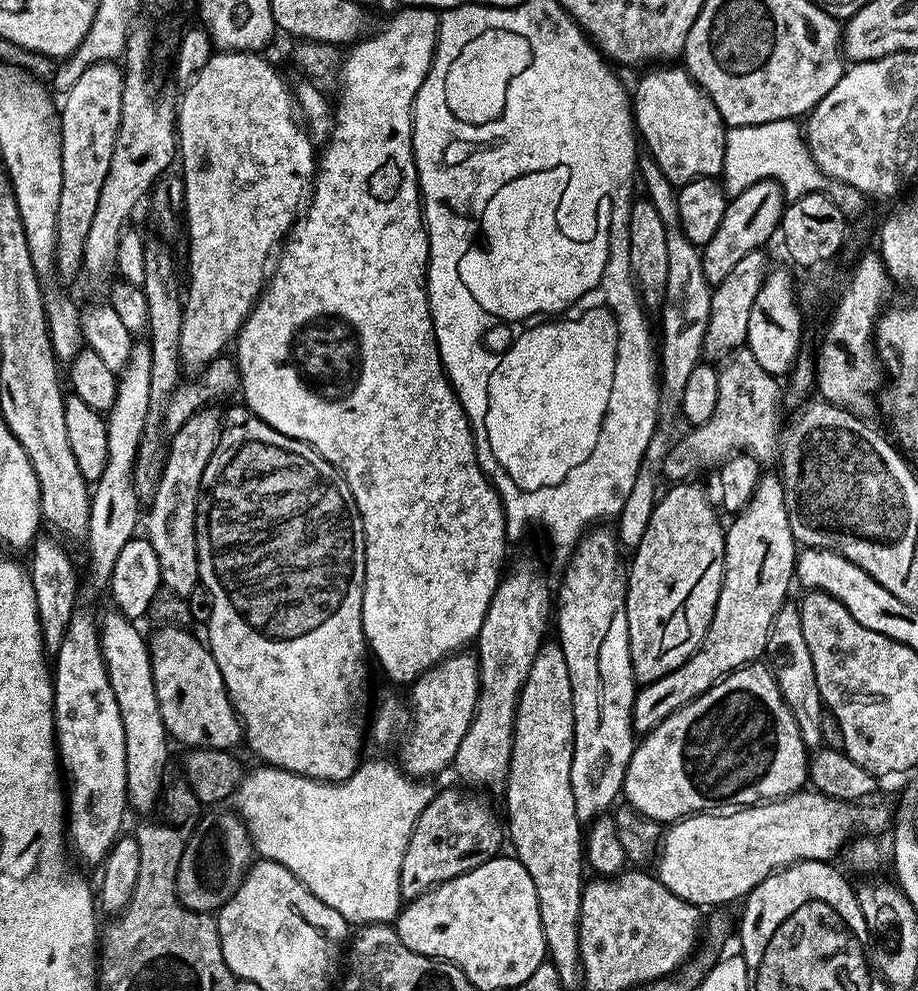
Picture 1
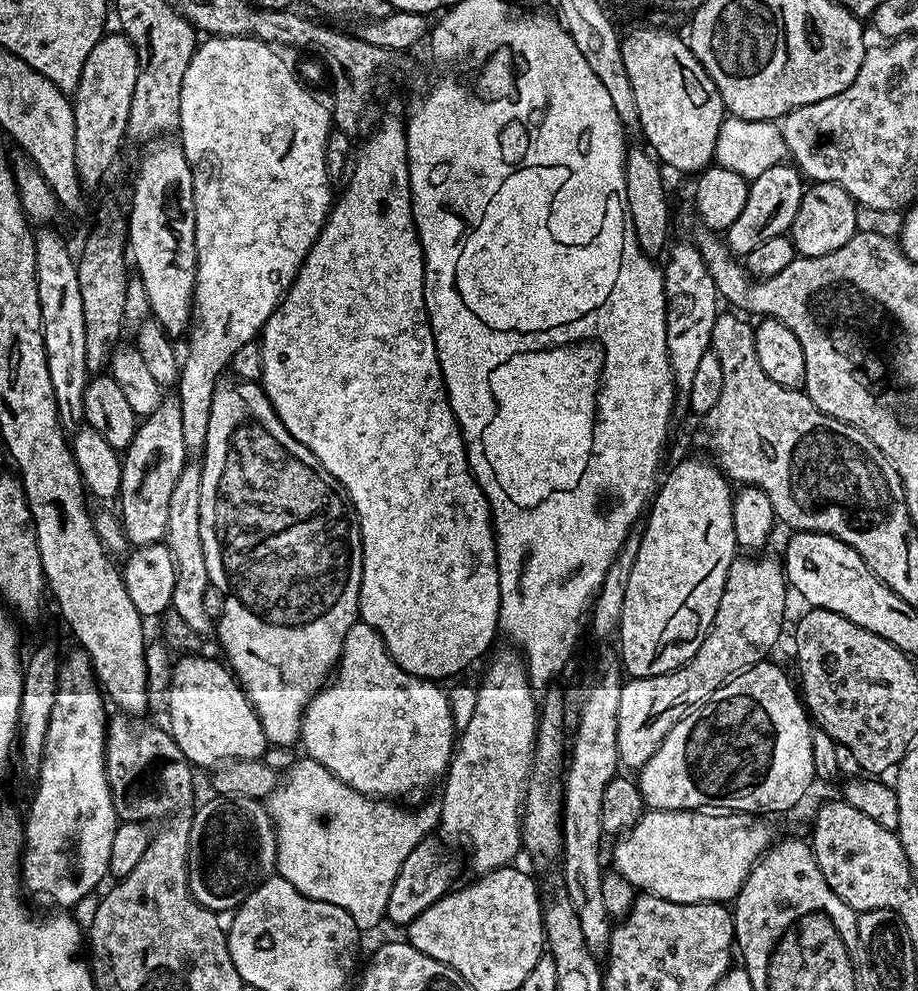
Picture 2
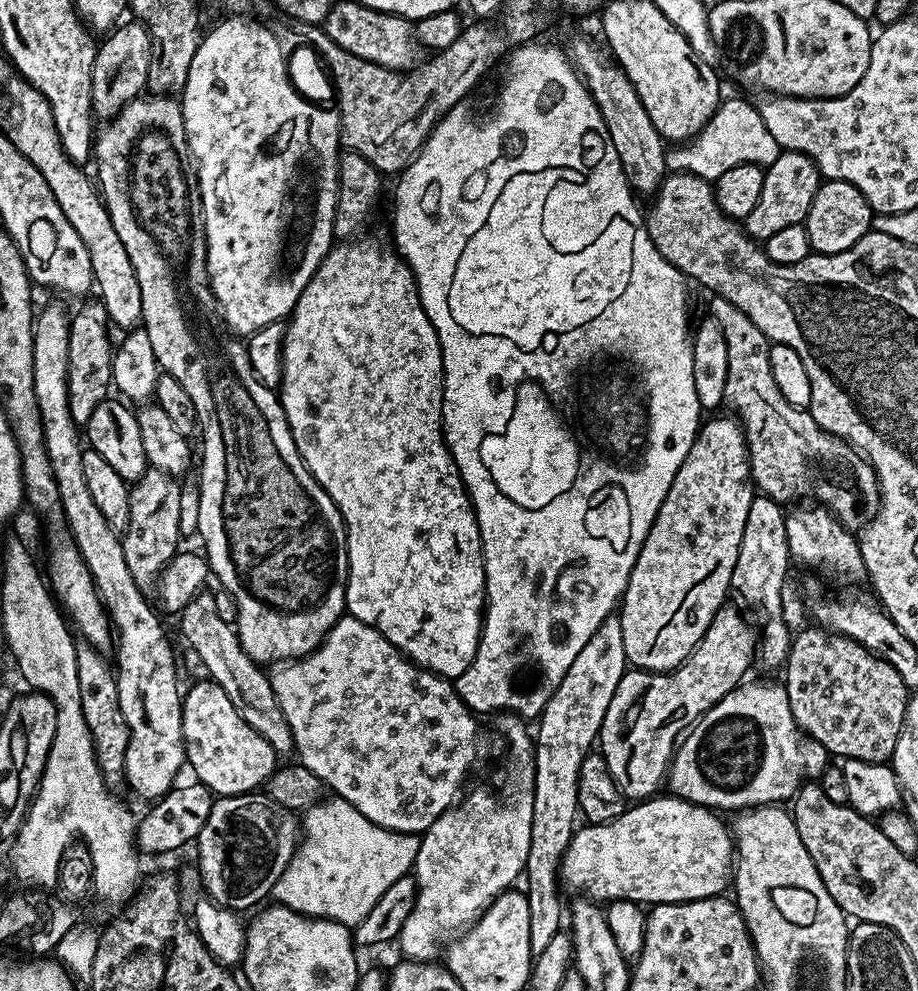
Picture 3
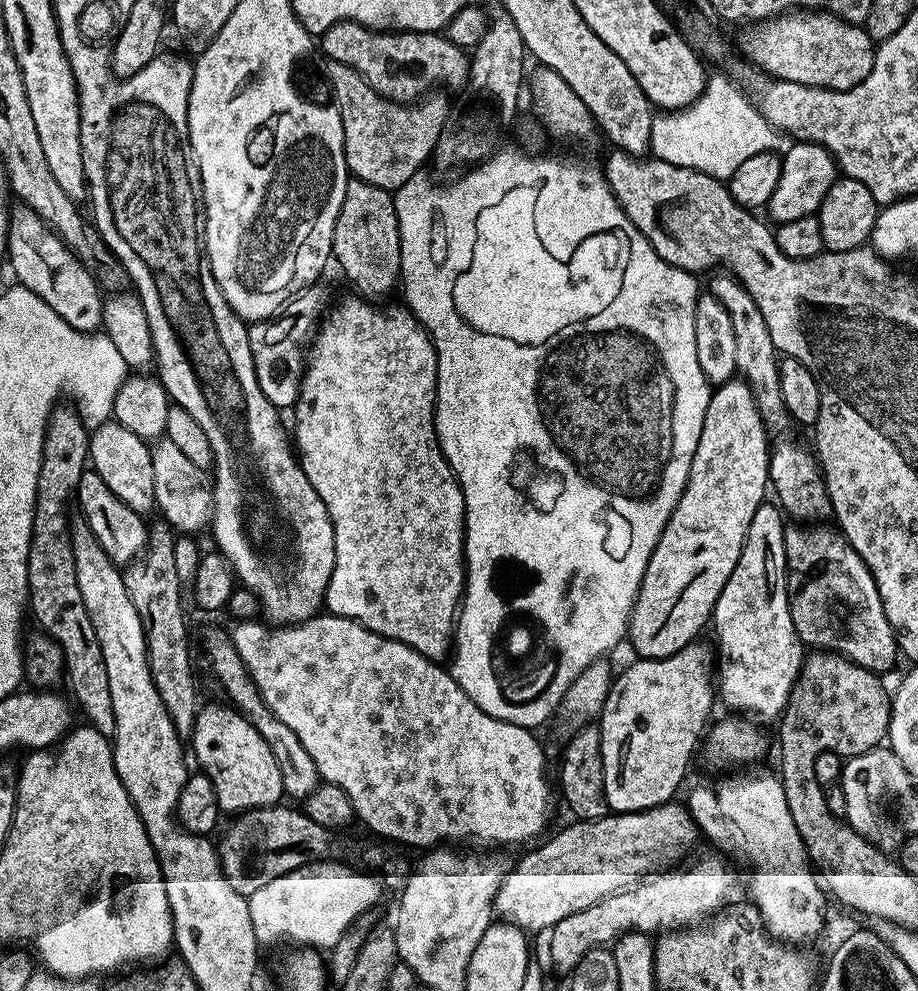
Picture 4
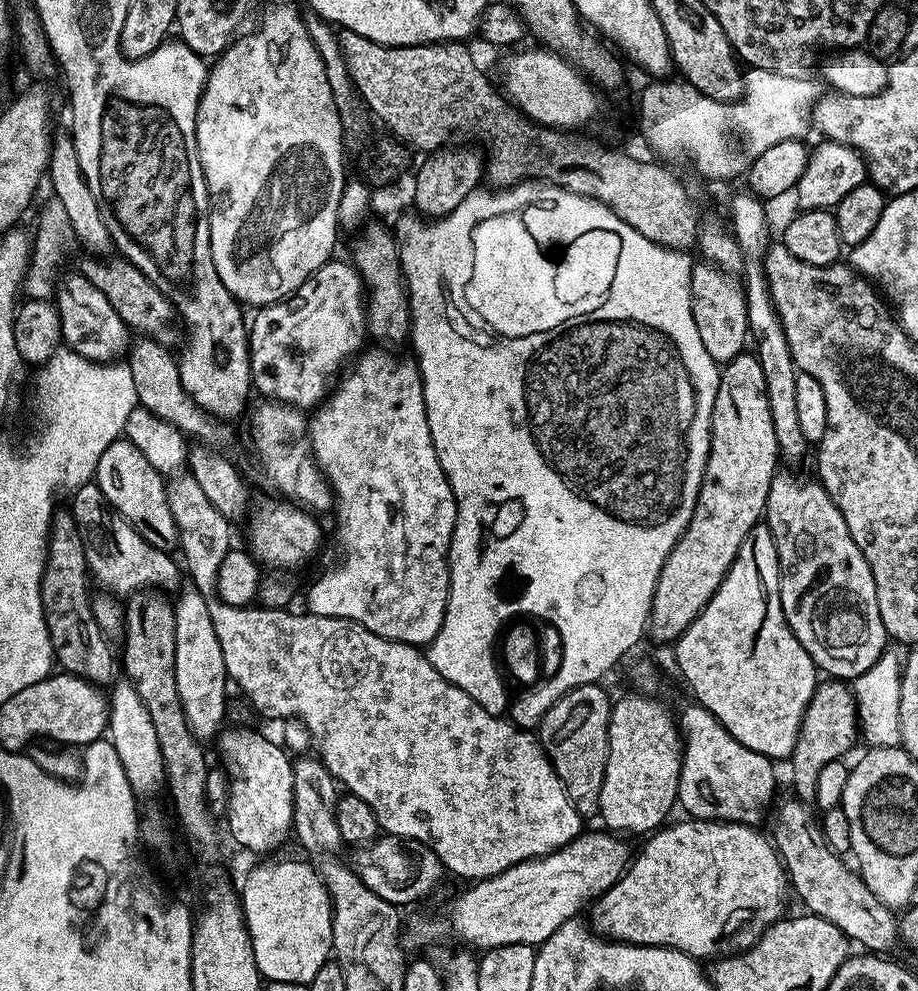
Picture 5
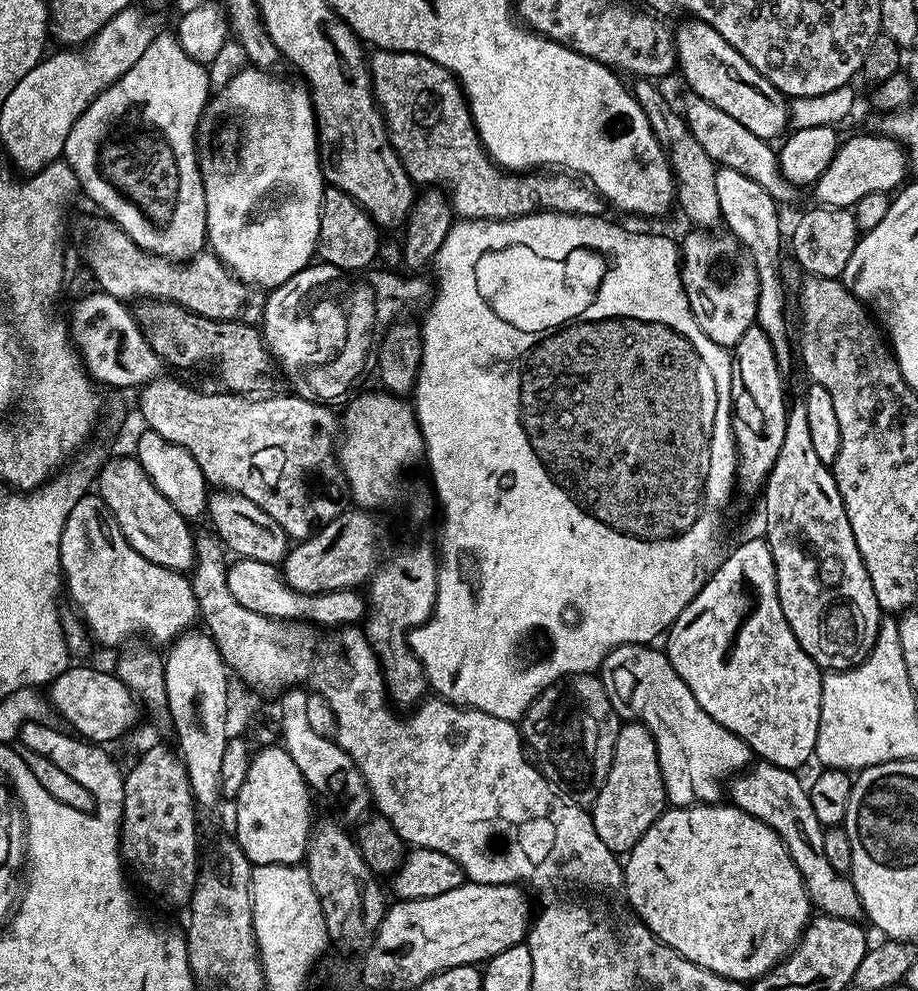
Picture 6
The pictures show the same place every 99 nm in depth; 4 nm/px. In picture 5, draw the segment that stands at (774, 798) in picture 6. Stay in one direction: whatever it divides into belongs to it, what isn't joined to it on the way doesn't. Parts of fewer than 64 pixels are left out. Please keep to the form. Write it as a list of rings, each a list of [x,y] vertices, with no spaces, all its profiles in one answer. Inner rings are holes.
[[[789,798],[784,800],[776,808],[776,836],[774,843],[777,852],[780,853],[780,860],[784,864],[784,871],[788,877],[788,882],[794,896],[797,896],[805,904],[807,911],[811,915],[822,918],[826,922],[834,922],[838,930],[847,936],[849,941],[861,944],[861,949],[872,954],[888,954],[895,944],[898,944],[898,916],[895,911],[887,908],[874,894],[864,885],[864,879],[859,871],[847,868],[843,864],[841,857],[833,852],[824,841],[823,834],[820,833],[819,823],[808,813],[809,805],[803,800]]]

